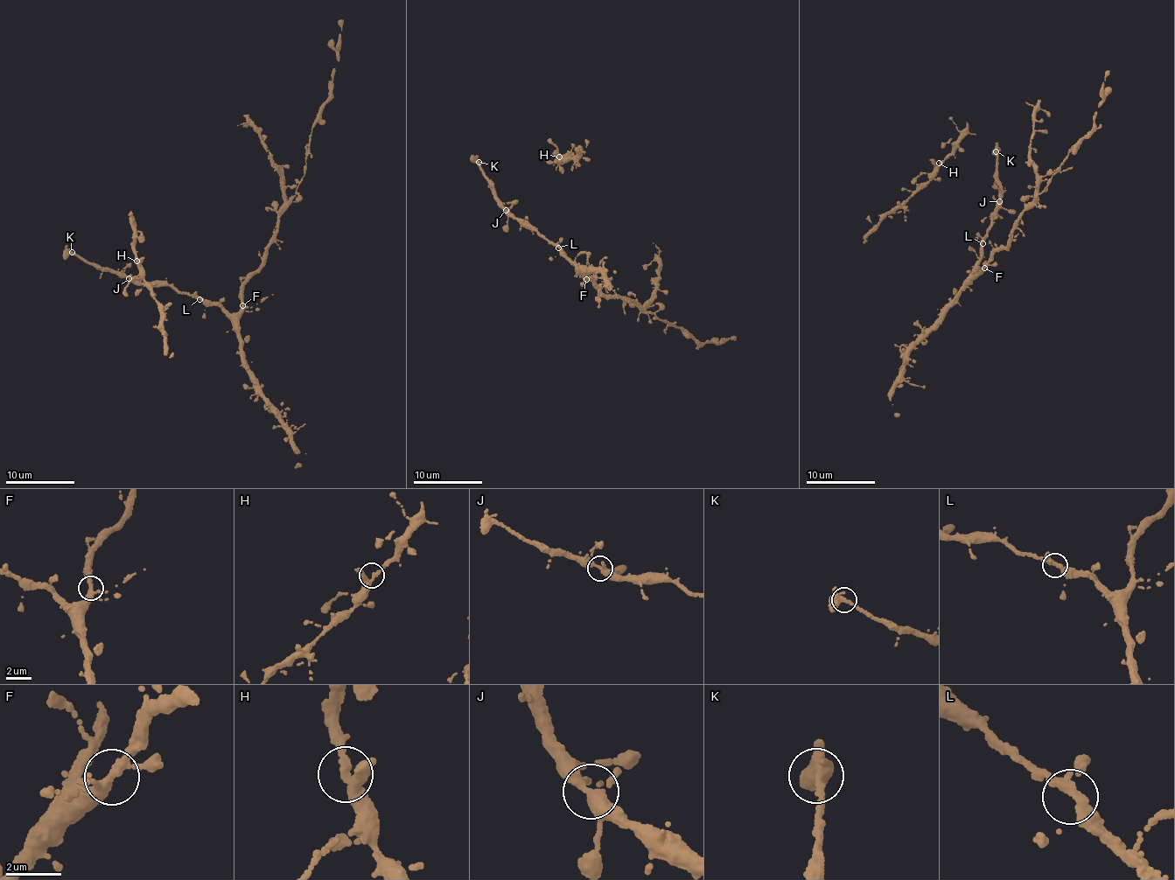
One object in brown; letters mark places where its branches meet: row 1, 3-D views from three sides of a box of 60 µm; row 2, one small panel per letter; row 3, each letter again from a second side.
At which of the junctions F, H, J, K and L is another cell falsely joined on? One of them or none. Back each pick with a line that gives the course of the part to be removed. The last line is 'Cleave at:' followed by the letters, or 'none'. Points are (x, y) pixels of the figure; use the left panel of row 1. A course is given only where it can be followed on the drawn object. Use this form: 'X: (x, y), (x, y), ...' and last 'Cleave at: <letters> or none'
Cleave at: none

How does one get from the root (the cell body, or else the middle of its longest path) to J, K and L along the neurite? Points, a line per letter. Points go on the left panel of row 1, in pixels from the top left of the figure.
J: (239, 311), (232, 314), (223, 311), (219, 305), (171, 286), (143, 283), (129, 278)
K: (239, 311), (232, 314), (223, 311), (219, 305), (171, 286), (142, 283), (105, 270), (72, 252)
L: (239, 311), (232, 314), (223, 311), (219, 305), (199, 299)

